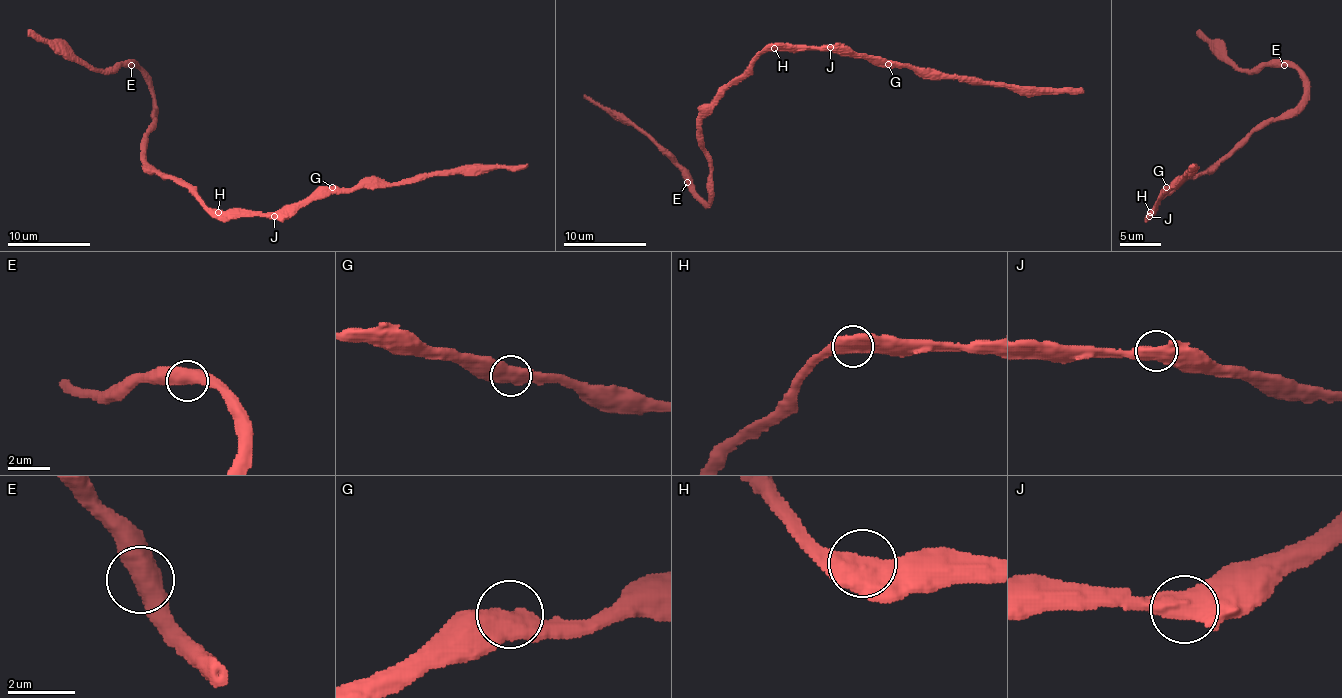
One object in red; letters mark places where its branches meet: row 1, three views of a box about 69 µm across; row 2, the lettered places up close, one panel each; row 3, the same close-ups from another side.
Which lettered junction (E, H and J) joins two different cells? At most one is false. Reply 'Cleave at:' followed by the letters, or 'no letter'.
Cleave at: no letter

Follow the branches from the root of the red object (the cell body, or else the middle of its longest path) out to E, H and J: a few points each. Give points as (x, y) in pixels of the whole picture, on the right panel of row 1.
E: (1174, 187), (1212, 170), (1257, 129), (1284, 119), (1298, 104), (1304, 78), (1294, 67), (1284, 65)
H: (1174, 187), (1150, 212)
J: (1174, 187), (1150, 216)

